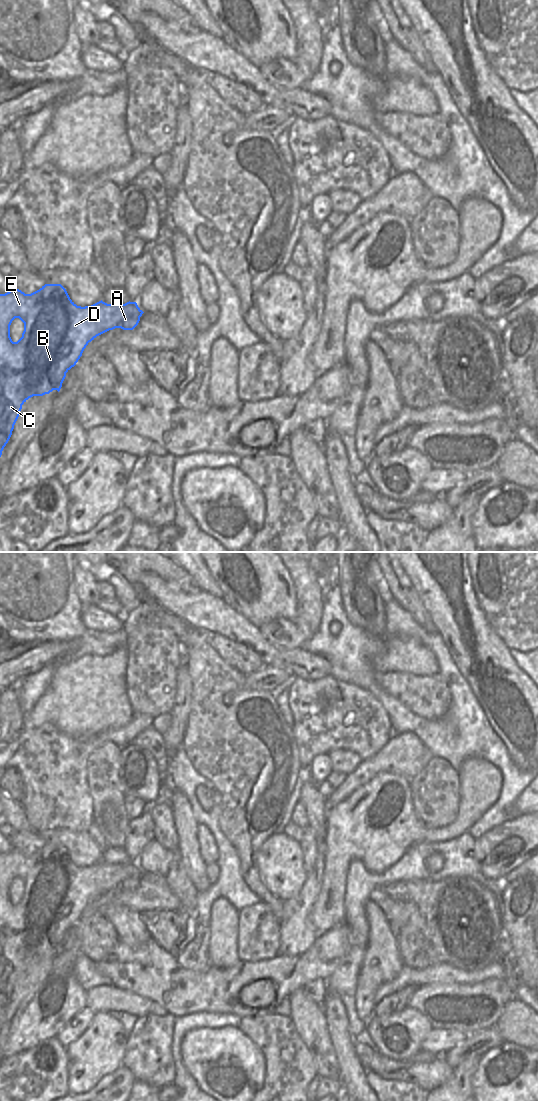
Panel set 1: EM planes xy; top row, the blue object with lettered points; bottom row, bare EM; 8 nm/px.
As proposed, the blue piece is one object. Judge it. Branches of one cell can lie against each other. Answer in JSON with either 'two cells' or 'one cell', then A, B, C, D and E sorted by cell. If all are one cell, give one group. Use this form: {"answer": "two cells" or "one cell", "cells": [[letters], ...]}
{"answer": "one cell", "cells": [["A", "B", "C", "D", "E"]]}

